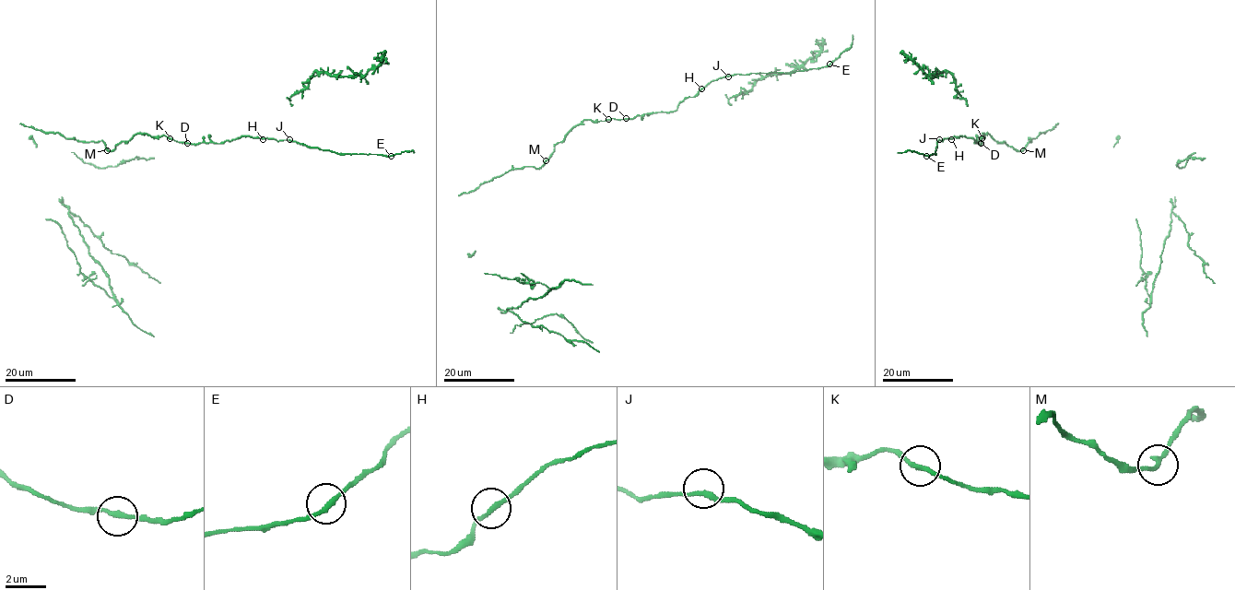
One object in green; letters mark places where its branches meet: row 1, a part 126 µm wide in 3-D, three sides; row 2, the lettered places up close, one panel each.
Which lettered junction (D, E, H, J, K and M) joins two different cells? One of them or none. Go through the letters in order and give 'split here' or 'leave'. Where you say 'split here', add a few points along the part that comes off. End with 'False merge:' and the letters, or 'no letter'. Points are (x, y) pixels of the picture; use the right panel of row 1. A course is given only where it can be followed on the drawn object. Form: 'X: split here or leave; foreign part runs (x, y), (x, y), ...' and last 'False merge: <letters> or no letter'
D: leave
E: leave
H: leave
J: leave
K: leave
M: split here
False merge: M

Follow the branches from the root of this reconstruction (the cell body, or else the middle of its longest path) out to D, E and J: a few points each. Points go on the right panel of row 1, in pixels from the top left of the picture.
D: (1052, 129), (1040, 133), (1022, 150), (1017, 150), (1005, 142), (998, 143), (989, 134), (982, 135), (981, 143)
E: (1052, 129), (1040, 133), (1022, 150), (982, 134), (981, 144), (965, 136), (939, 140), (936, 154), (926, 156)
J: (1052, 129), (1040, 133), (1022, 150), (989, 134), (982, 135), (981, 144), (965, 136), (939, 139)

